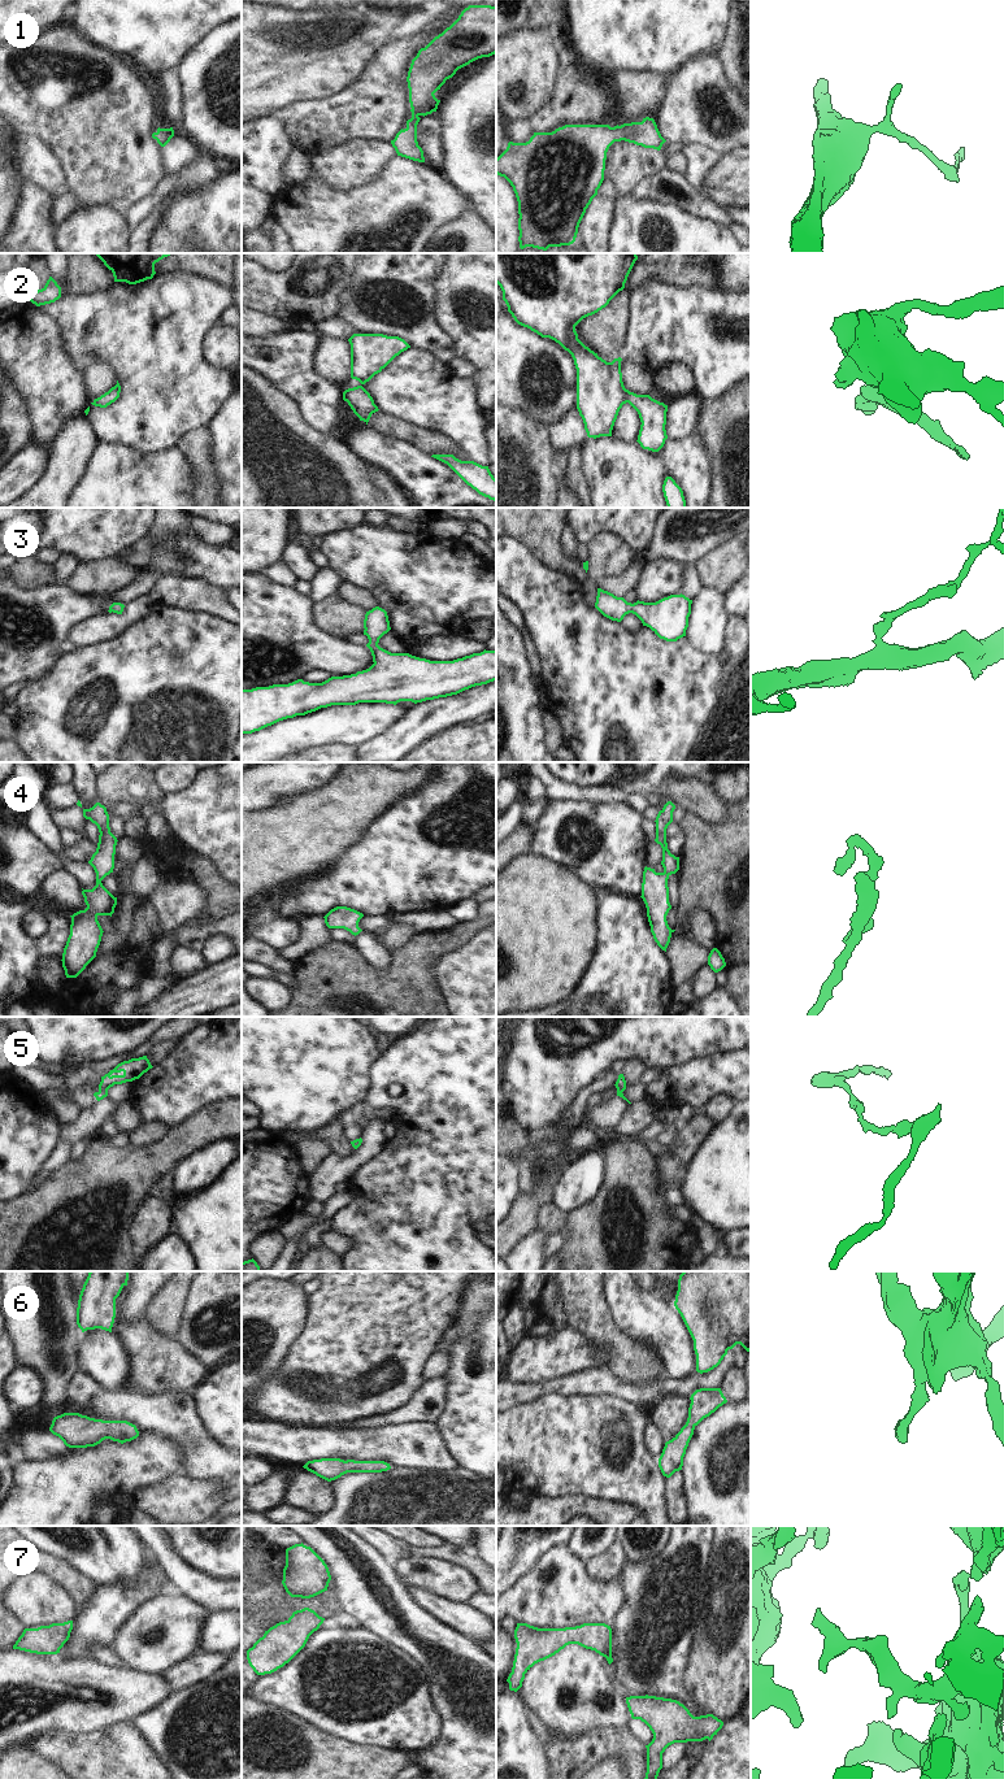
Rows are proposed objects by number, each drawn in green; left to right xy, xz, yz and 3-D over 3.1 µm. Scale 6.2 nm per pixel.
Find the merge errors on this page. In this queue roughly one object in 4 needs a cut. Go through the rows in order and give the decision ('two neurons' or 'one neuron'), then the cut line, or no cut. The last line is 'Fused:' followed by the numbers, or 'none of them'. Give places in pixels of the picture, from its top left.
1: one neuron; cut none
2: one neuron; cut none
3: one neuron; cut none
4: one neuron; cut none
5: one neuron; cut none
6: one neuron; cut none
7: one neuron; cut none
Fused: none of them

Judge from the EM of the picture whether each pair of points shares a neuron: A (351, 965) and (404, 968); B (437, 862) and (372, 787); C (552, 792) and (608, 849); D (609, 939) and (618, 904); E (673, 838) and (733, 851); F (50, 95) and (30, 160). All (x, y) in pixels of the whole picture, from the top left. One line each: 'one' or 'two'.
A: one
B: two
C: two
D: one
E: two
F: two

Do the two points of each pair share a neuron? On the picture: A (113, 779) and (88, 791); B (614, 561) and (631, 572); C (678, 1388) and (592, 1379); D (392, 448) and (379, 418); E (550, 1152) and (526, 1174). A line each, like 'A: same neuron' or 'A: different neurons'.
A: different neurons
B: different neurons
C: same neuron
D: different neurons
E: different neurons

